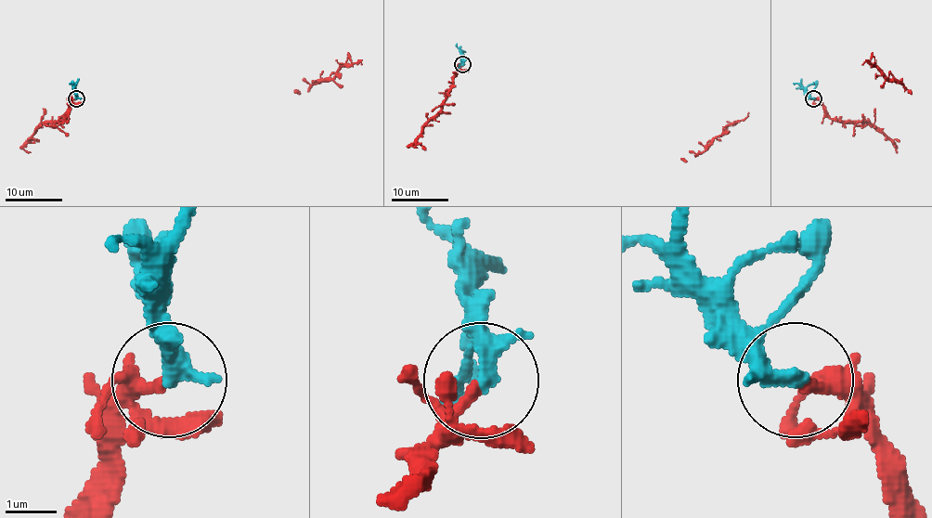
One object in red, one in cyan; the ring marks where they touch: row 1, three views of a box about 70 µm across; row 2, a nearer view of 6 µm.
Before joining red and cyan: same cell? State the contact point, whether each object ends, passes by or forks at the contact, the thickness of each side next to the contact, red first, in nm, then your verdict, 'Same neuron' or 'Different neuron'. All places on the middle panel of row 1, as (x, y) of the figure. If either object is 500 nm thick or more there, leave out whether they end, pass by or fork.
Place: (462, 64). At the ring red passes by. At the ring cyan passes by. Thickness 170 nm (red) against 260 nm. Same neuron

